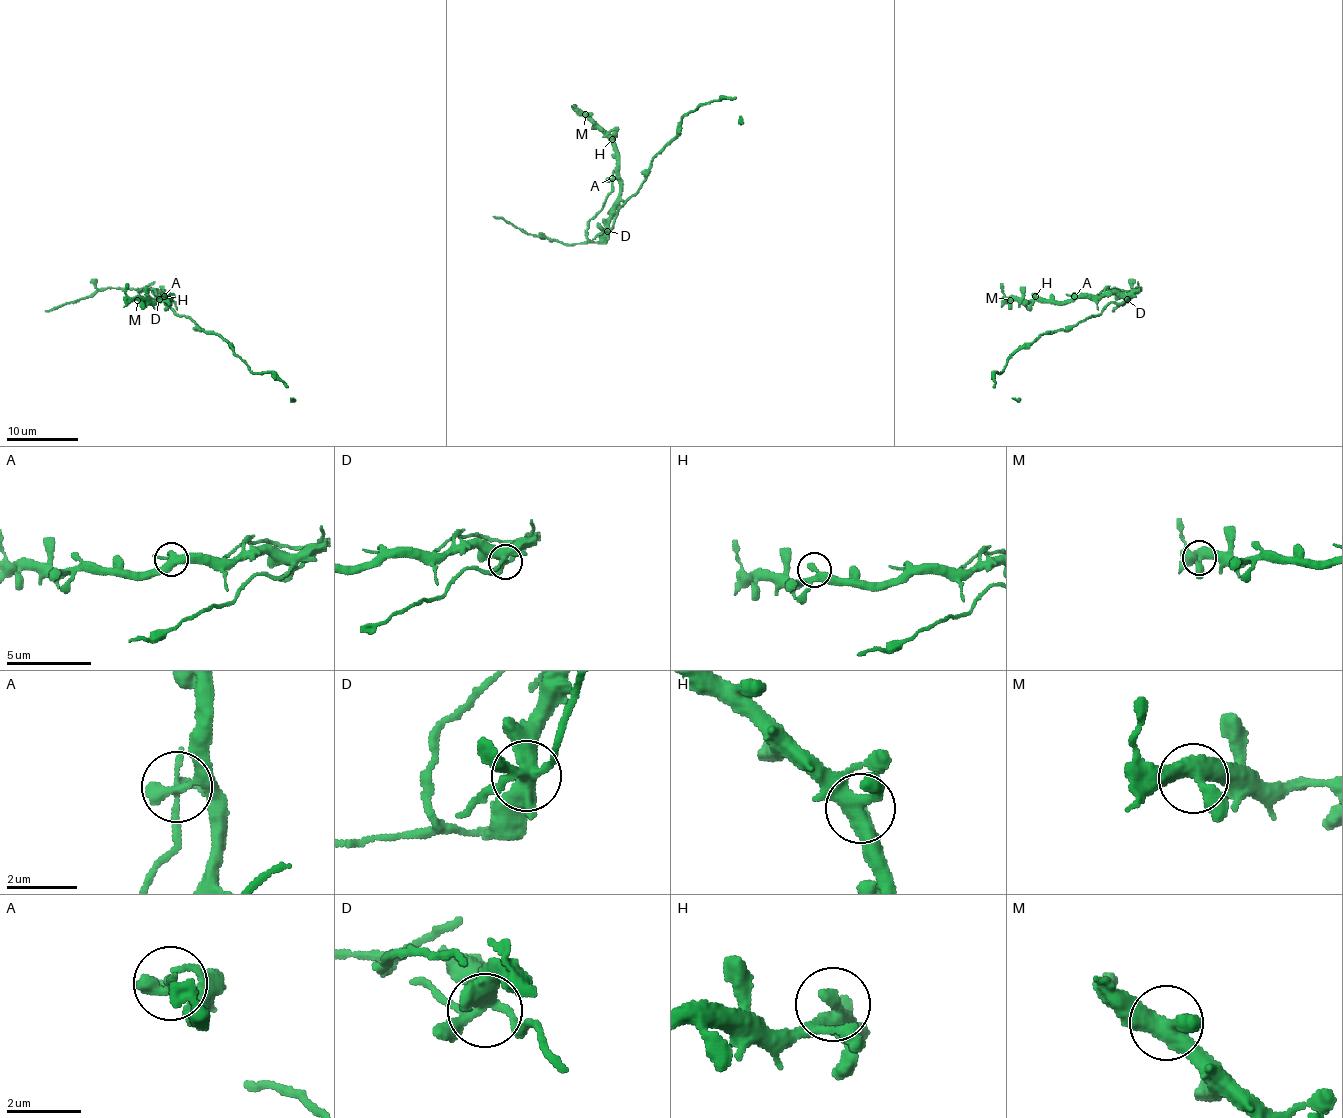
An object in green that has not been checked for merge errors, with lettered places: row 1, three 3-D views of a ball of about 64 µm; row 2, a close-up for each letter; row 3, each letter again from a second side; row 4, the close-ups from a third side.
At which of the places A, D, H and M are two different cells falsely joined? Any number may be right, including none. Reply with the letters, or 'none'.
A, D

